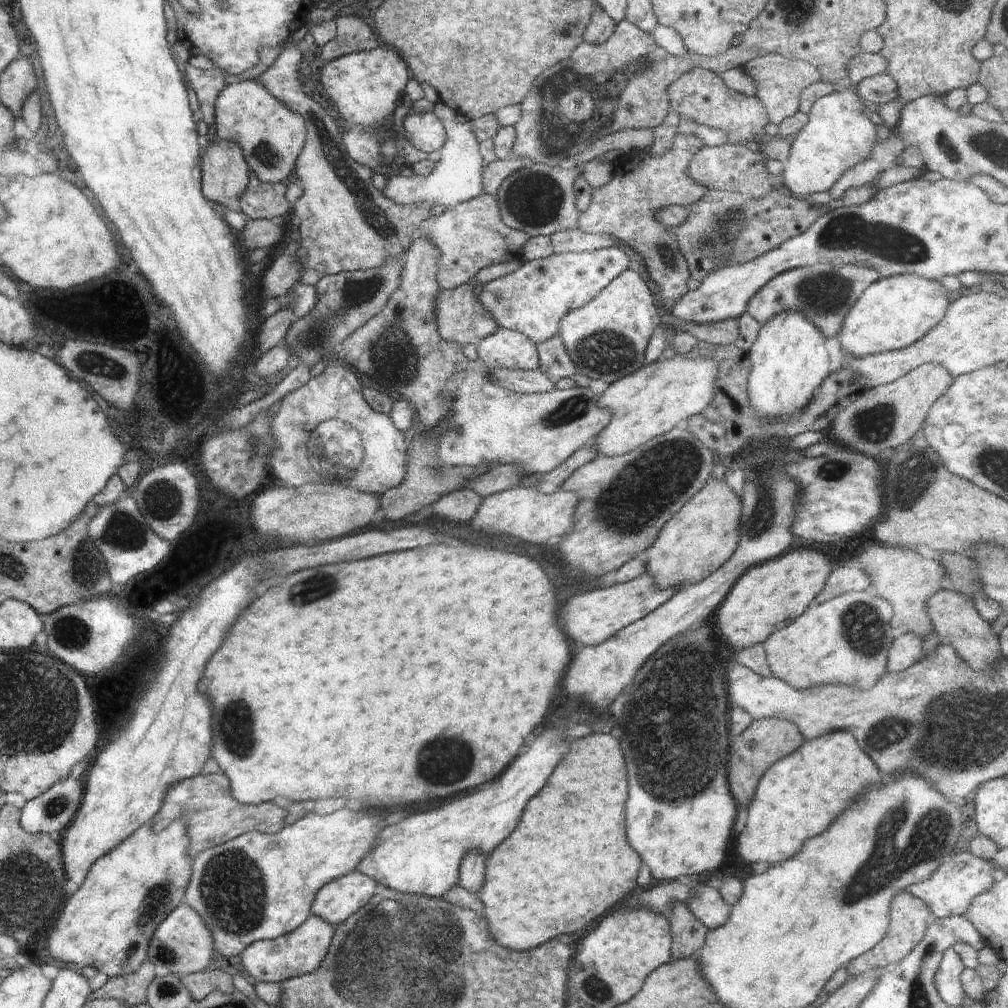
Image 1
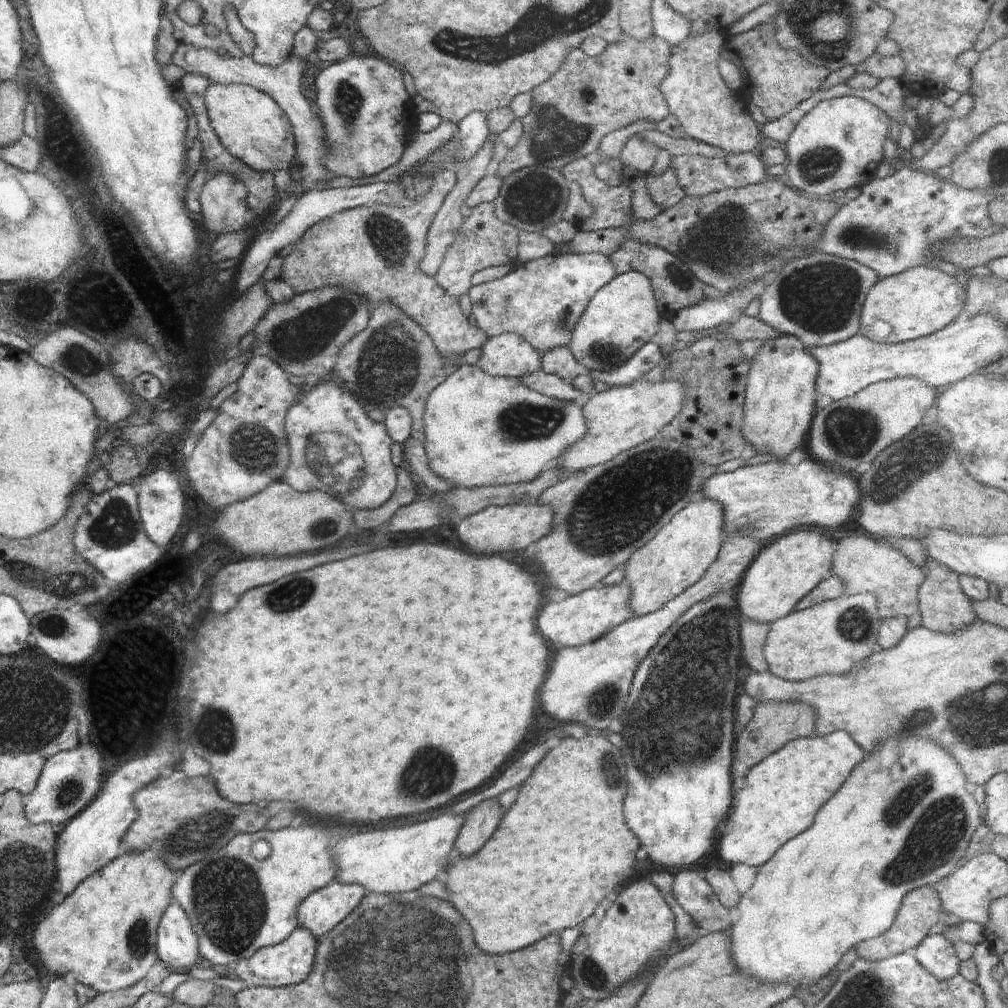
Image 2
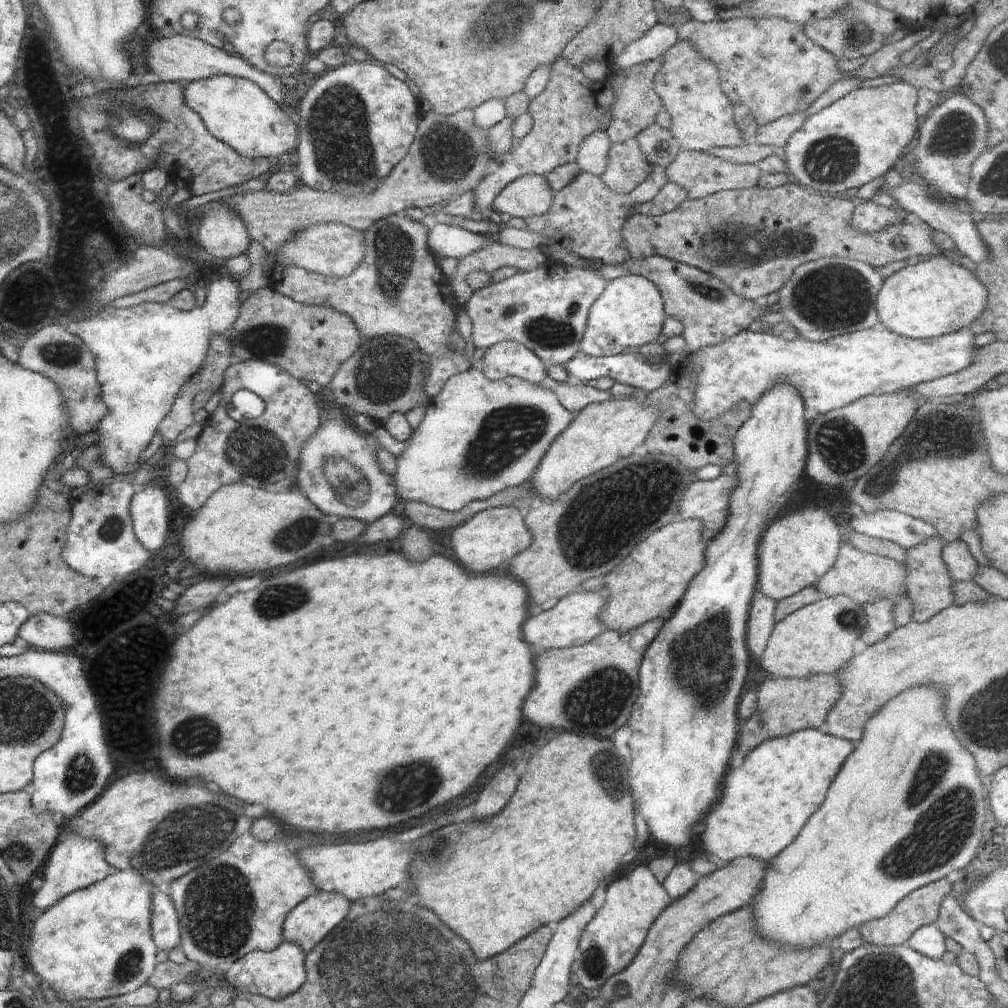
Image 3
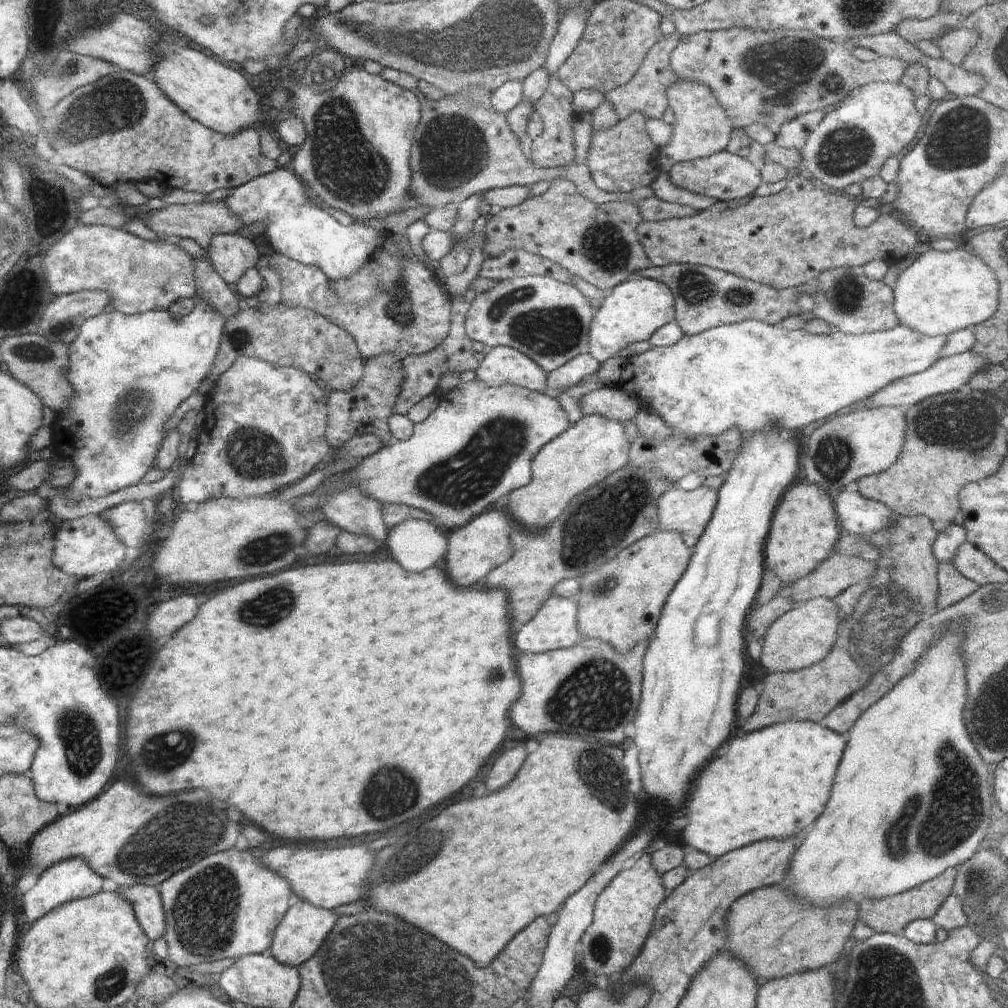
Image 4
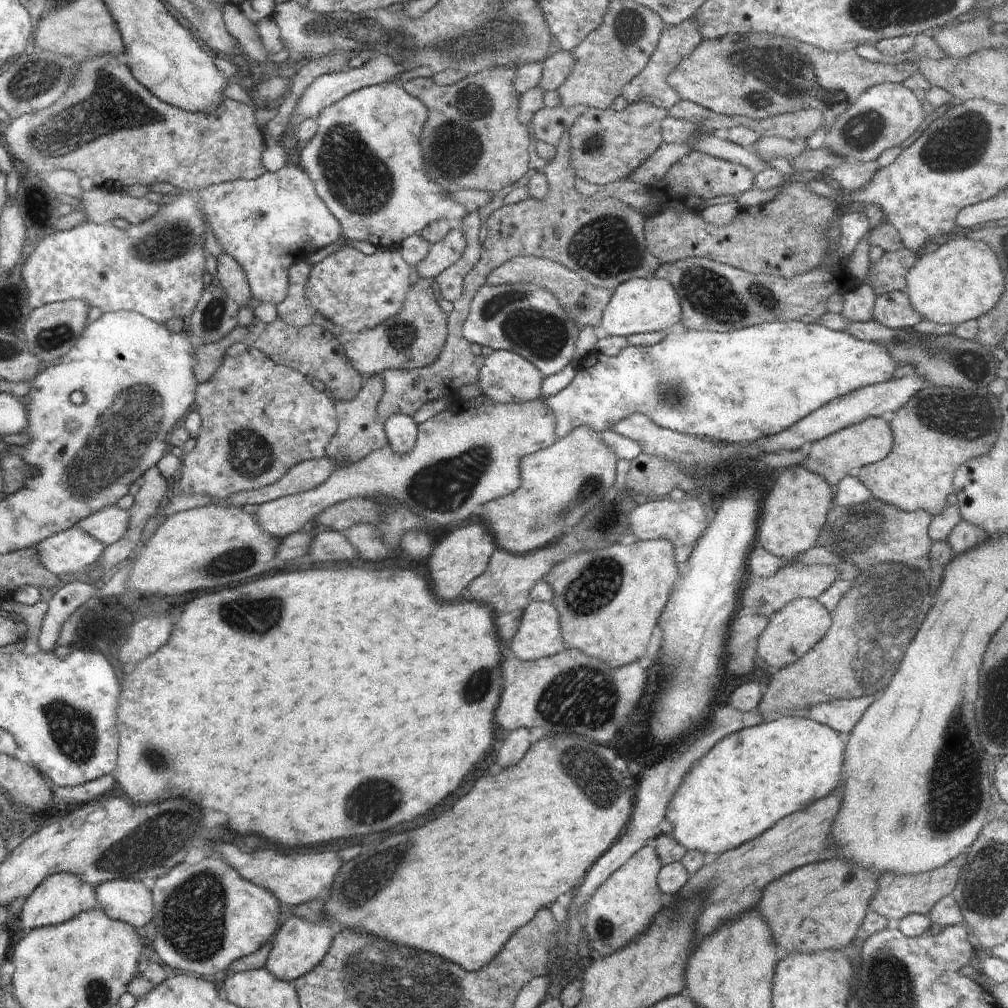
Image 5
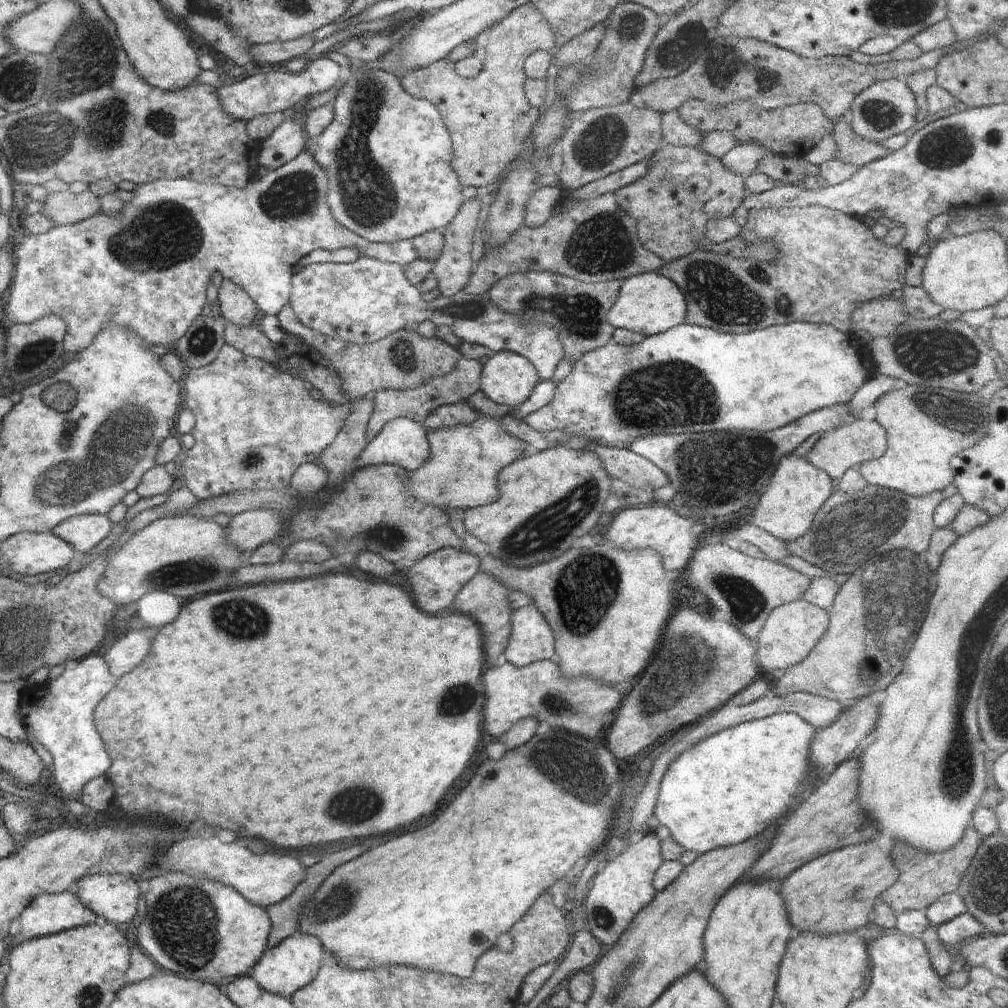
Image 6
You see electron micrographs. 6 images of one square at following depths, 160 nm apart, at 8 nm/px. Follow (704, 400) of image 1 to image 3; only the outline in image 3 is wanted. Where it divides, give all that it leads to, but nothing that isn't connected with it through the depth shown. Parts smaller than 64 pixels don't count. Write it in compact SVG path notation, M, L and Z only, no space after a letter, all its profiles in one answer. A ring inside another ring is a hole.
M633 396L623 400L610 398L601 403L590 403L585 406L574 415L573 421L552 441L545 456L538 463L530 481L532 489L538 494L538 500L544 498L555 501L559 495L568 492L582 478L612 466L616 461L641 450L643 442L659 414L657 407L640 408Z

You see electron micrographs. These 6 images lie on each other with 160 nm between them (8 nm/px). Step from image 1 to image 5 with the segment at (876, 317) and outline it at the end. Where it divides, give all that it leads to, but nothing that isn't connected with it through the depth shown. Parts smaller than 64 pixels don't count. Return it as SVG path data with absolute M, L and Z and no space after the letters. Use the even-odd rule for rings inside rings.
M967 236L964 237L956 237L952 240L949 240L945 244L942 244L939 246L939 248L934 252L924 252L922 251L920 255L917 258L917 261L915 262L915 265L907 272L906 275L907 280L907 290L908 296L910 297L911 305L913 306L913 309L920 313L924 320L930 321L936 324L951 324L954 326L958 326L959 324L962 324L966 321L971 321L972 319L977 319L978 317L981 317L983 314L986 314L989 312L989 310L992 310L1000 300L1000 297L1002 296L1002 293L1005 291L1005 278L998 260L998 257L996 256L996 253L994 252L993 248L990 248L988 244L984 241L975 241L972 239L969 239Z

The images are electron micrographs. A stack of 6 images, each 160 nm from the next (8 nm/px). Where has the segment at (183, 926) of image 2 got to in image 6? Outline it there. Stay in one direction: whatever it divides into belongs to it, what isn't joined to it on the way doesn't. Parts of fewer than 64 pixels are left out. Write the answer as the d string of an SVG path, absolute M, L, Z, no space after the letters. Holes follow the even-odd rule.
M100 873L74 884L80 900L106 922L126 924L136 916L140 890L132 877L118 873Z

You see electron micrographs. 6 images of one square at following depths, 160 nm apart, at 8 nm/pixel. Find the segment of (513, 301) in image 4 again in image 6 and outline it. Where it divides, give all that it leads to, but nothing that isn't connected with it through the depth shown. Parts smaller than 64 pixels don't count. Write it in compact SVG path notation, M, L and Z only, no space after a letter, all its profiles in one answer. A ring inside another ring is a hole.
M368 257L359 258L353 263L314 263L293 273L288 304L305 327L326 336L359 345L382 340L393 332L406 329L406 326L414 322L420 324L424 320L429 320L436 326L446 327L459 337L459 340L486 346L494 352L510 351L522 355L534 365L540 380L550 381L552 379L554 370L564 354L562 343L554 327L539 321L526 321L521 318L522 314L511 315L509 311L497 307L488 293L474 295L459 290L453 297L445 297L441 294L427 301L421 297L422 291L419 286L413 285L404 273L400 265L383 263Z

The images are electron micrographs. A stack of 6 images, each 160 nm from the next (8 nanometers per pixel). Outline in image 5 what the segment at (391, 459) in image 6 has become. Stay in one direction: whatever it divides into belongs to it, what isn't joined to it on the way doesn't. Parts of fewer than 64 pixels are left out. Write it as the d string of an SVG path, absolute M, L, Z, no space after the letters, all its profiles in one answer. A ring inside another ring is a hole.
M390 415L384 422L385 435L391 448L400 455L409 453L417 439L417 423L411 416Z

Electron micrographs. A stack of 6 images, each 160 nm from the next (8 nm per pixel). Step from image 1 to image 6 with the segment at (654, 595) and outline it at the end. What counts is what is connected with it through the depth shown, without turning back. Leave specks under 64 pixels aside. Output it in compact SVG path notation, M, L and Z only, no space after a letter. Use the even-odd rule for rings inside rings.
M534 604L514 609L509 617L511 633L503 652L508 663L522 668L538 661L558 662L555 638Z

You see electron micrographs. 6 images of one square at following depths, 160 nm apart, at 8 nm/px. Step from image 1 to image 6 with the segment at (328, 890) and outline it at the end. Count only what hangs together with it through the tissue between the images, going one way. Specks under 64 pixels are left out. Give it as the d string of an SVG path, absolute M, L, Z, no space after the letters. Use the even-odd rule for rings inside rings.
M292 934L275 947L266 949L264 956L249 974L264 990L289 999L298 989L304 989L306 985L316 980L324 961L324 953L324 946L318 937Z

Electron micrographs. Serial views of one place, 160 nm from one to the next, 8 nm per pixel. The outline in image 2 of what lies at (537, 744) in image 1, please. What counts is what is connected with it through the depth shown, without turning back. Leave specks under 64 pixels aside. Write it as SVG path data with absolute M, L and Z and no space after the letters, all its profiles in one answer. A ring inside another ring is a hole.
M448 812L437 818L415 824L341 836L333 844L334 858L336 858L336 866L338 866L336 880L342 884L358 884L362 888L366 888L367 892L390 893L392 896L417 891L420 886L424 886L424 884L432 882L436 876L440 876L440 872L447 872L451 861L450 850L454 848L454 840L458 838L458 832L462 830L466 815L466 813L451 814Z

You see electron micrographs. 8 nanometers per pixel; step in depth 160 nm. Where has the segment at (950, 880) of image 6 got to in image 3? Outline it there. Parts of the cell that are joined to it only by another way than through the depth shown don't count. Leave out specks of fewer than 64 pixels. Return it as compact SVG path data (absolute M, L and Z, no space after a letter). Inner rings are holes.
M940 879L932 884L920 887L910 894L907 894L894 908L885 916L873 921L863 922L859 926L859 933L862 934L864 943L873 945L898 946L906 944L910 935L922 925L932 925L939 915L941 902L950 894L957 893L956 886L948 879Z

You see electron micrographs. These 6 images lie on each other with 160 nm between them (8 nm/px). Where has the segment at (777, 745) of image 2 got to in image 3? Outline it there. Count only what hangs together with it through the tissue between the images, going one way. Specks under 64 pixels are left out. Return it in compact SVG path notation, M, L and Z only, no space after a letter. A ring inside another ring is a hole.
M816 673L802 678L766 679L757 691L757 705L754 712L739 725L739 738L732 750L730 769L739 767L743 758L761 742L786 736L800 729L824 729L828 712L834 706L834 698L842 696L842 684L834 674Z

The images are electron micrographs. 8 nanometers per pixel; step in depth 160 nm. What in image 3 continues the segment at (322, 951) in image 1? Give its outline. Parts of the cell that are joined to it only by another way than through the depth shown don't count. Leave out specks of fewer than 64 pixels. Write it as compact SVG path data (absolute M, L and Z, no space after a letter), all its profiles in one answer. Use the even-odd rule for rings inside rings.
M283 940L274 950L268 952L255 950L233 962L223 972L222 982L226 982L231 987L234 986L236 992L244 991L245 993L262 995L269 999L282 1000L296 993L307 981L305 958L306 954L298 944Z

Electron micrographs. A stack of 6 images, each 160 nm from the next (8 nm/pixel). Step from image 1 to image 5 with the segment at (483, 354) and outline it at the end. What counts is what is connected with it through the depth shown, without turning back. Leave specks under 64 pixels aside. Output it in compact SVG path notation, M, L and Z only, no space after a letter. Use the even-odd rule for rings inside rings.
M510 350L494 351L484 357L477 382L482 395L497 403L527 403L541 399L543 374L532 363Z

